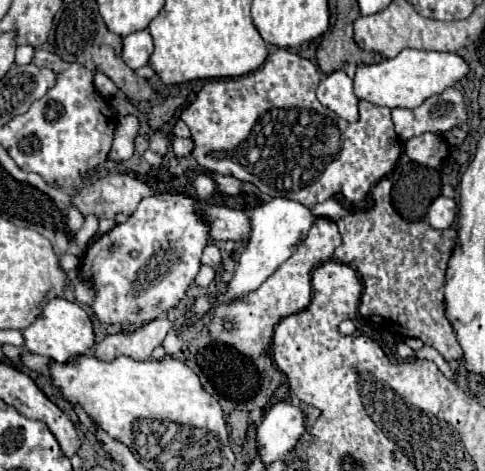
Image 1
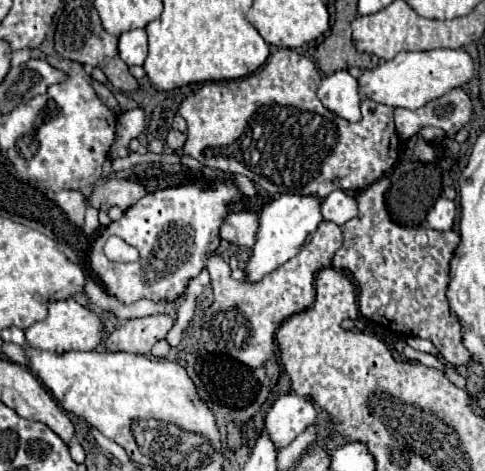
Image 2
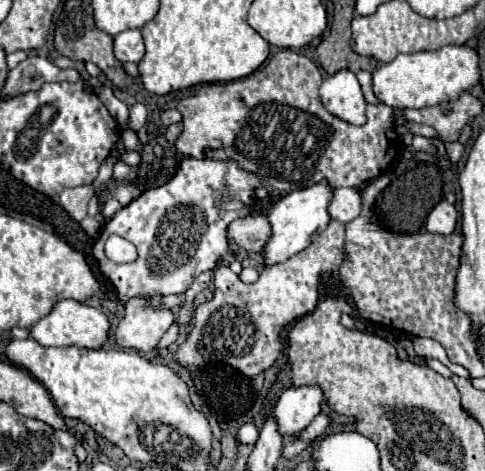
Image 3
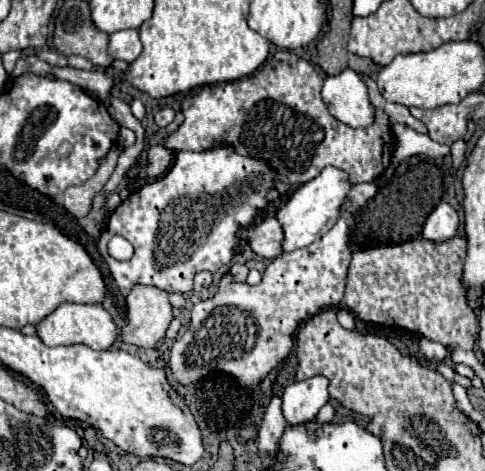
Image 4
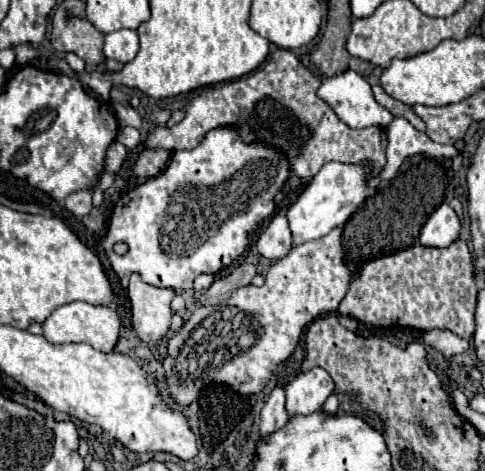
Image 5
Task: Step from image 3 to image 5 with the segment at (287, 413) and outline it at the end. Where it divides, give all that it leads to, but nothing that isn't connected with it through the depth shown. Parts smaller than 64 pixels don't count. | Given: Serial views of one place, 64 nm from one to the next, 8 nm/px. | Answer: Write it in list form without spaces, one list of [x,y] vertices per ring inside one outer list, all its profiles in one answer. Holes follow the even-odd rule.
[[[314,368],[310,372],[298,374],[286,386],[286,408],[290,416],[308,416],[318,412],[326,398],[332,394],[334,382],[326,370]]]

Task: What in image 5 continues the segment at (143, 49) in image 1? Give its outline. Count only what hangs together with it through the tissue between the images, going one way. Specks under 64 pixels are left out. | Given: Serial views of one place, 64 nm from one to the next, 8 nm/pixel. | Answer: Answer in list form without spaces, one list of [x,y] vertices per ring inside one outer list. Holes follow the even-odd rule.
[[[116,30],[106,34],[106,44],[104,44],[104,54],[106,58],[114,58],[118,62],[130,62],[134,60],[136,52],[140,48],[138,34],[136,30]]]

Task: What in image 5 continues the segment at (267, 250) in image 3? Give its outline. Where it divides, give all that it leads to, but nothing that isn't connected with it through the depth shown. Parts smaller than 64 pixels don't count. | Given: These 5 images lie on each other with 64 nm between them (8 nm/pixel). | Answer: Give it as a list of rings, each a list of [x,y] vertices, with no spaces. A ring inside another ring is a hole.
[[[340,162],[324,164],[322,170],[306,184],[306,188],[286,210],[286,218],[292,232],[292,246],[300,246],[304,242],[322,238],[334,226],[344,224],[350,218],[350,214],[366,200],[366,196],[372,194],[372,190],[366,188],[366,174],[368,174],[366,166]]]

